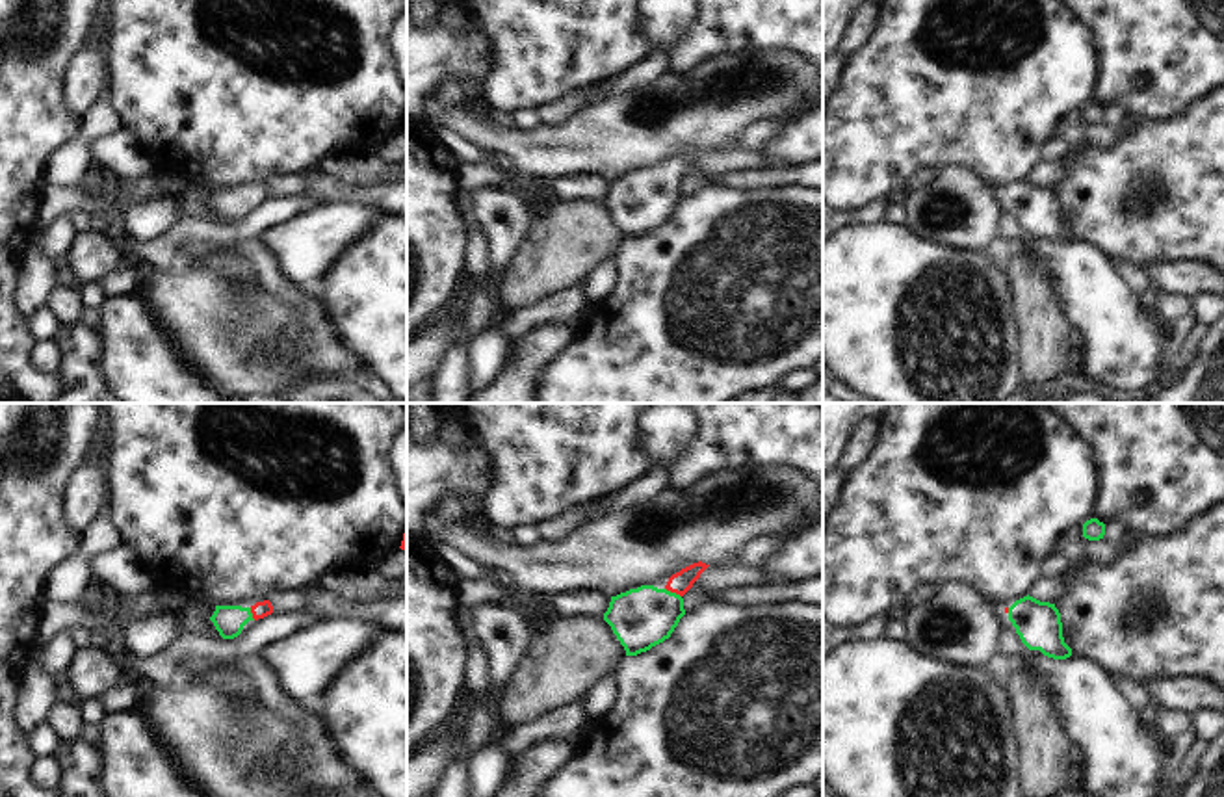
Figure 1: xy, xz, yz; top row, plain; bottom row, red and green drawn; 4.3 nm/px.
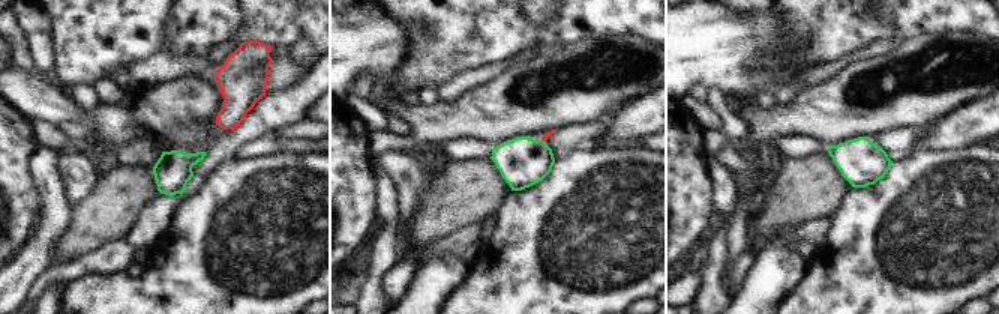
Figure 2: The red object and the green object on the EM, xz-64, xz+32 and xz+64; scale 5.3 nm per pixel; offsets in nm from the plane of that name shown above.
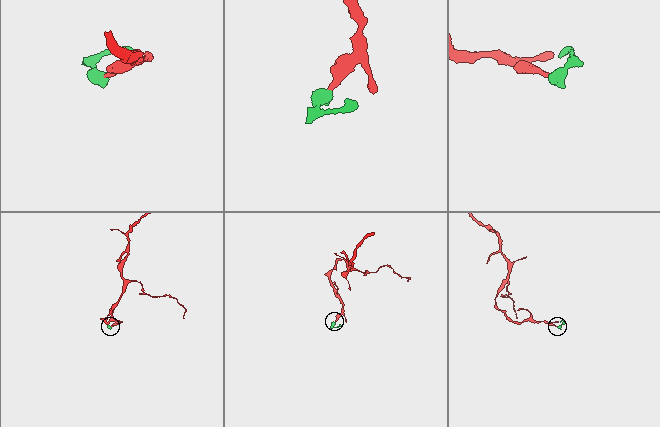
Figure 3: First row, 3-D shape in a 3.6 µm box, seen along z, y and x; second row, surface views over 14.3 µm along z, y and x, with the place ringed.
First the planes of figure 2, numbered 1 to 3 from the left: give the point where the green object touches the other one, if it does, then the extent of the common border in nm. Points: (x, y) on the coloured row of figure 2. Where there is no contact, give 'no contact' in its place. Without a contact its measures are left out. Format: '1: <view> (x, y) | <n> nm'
1: no contact
2: no contact
3: no contact

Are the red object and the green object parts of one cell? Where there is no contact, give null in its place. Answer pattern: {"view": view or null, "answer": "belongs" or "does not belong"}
{"view": "xz", "answer": "belongs"}

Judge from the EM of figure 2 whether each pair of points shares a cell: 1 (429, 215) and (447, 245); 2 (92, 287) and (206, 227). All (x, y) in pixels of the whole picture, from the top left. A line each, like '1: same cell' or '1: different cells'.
1: different cells
2: same cell

